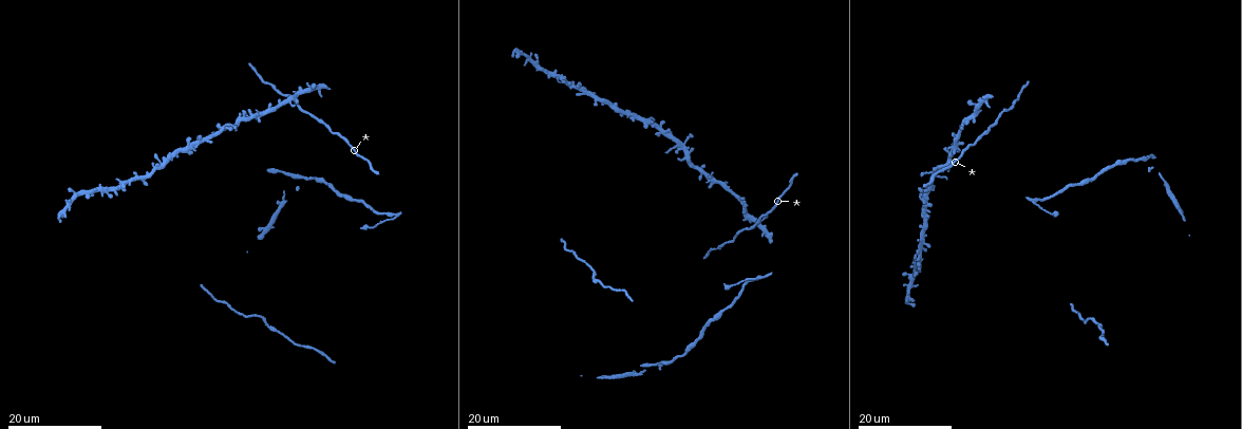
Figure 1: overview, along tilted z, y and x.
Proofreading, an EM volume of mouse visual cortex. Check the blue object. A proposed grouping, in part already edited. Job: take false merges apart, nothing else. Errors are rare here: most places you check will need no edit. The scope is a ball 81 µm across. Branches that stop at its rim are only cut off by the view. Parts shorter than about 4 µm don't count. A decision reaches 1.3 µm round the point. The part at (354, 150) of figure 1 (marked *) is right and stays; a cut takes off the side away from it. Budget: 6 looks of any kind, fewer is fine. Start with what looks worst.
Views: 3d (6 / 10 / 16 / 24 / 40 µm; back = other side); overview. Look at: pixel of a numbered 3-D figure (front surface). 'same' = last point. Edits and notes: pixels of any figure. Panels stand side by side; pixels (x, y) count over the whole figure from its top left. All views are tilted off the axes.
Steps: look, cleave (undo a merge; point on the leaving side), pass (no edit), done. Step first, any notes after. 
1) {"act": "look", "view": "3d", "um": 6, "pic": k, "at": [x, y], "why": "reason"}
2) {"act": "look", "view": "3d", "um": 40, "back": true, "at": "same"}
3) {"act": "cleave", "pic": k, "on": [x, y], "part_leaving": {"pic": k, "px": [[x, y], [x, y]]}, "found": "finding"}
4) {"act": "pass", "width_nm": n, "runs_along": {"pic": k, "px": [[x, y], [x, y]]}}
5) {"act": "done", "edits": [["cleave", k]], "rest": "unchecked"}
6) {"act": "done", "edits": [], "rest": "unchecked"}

{"act": "look", "view": "3d", "um": 16, "pic": 1, "at": [747, 214]}

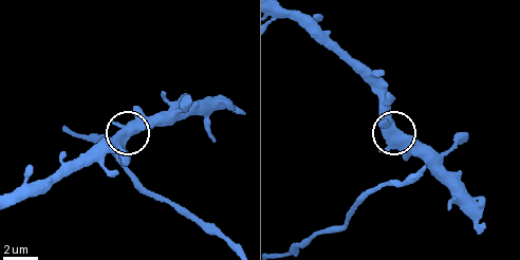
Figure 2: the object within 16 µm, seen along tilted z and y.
{"act": "look", "view": "3d", "um": 6, "pic": 2, "at": [400, 133]}

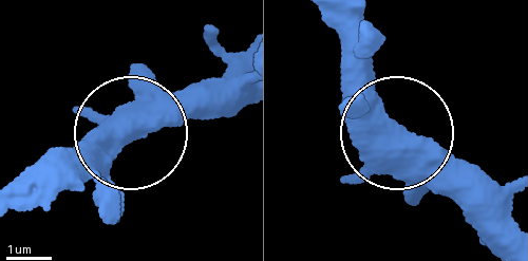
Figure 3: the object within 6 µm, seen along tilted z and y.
{"act": "pass", "width_nm": 730, "found": "one cell here"}

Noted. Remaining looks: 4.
{"act": "look", "view": "3d", "um": 16, "pic": 1, "at": [724, 285], "why": "sudden change in width"}

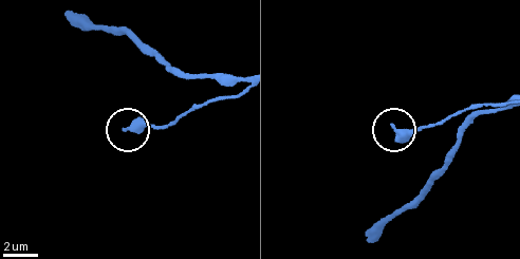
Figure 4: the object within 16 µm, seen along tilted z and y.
{"act": "look", "view": "3d", "um": 6, "pic": 4, "at": [393, 130], "why": "zoom in"}

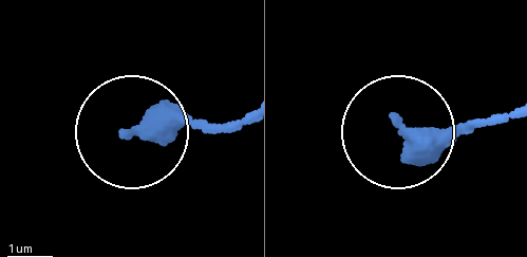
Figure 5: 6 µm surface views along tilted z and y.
{"act": "pass", "width_nm": 380, "found": "all the same cell"}

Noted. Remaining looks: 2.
{"act": "look", "view": "3d", "um": 16, "pic": 1, "at": [998, 118]}

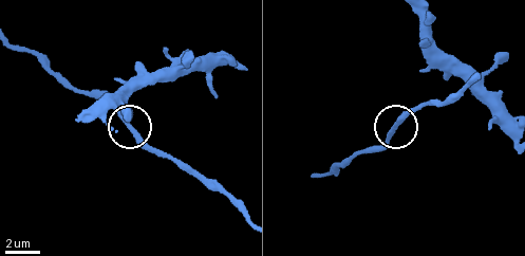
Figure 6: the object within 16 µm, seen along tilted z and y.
{"act": "look", "view": "3d", "um": 10, "pic": 6, "at": [134, 131]}

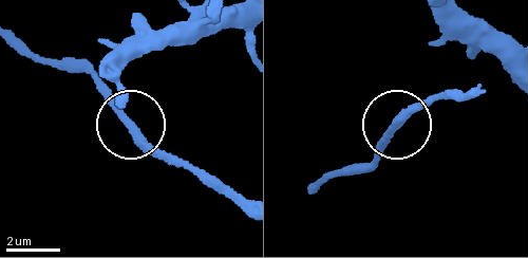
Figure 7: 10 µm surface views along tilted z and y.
{"act": "pass", "side_arm_um": 18, "found": "continuous, no second cell"}

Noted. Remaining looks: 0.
{"act": "done", "edits": [], "rest": "unchecked"}

